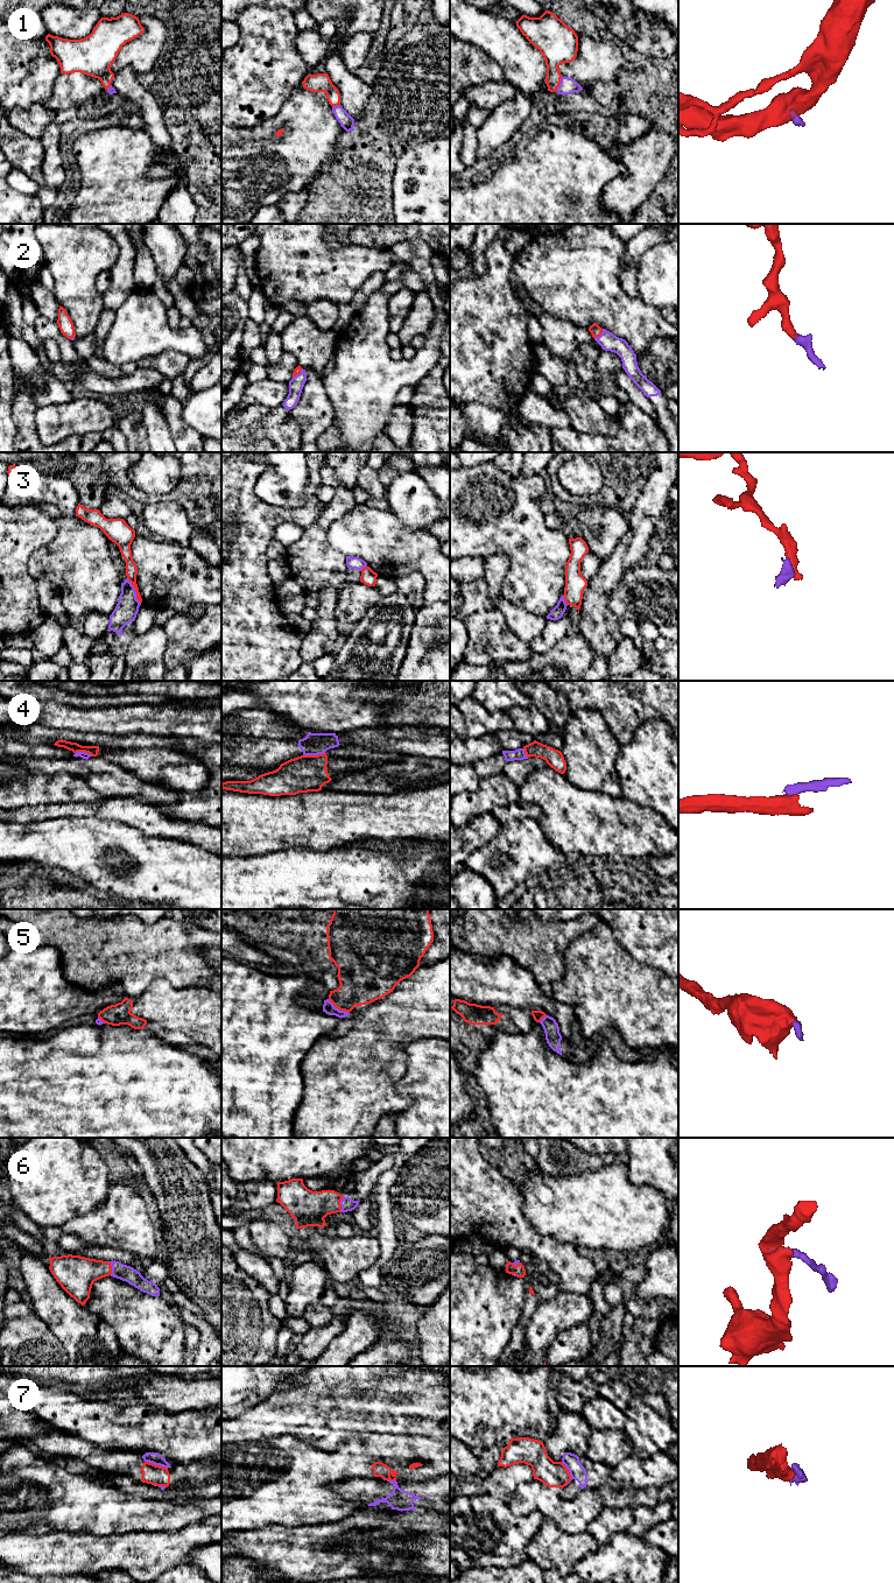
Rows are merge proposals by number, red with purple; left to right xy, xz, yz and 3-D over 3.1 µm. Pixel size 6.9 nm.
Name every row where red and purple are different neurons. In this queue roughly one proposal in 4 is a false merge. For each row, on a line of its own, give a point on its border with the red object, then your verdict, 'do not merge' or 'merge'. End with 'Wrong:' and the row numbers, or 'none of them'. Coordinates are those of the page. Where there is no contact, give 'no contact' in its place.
1: contact yz (558, 84); merge
2: contact yz (599, 335); merge
3: contact xy (135, 591); do not merge
4: contact xz (314, 755); do not merge
5: contact xz (338, 1008); merge
6: contact xz (339, 1204); merge
7: contact yz (569, 1474); do not merge
Wrong: 3, 4, 7

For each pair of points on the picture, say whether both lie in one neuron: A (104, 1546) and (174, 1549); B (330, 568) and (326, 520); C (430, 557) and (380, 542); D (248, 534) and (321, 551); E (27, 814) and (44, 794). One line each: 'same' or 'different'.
A: same
B: same
C: same
D: different
E: different

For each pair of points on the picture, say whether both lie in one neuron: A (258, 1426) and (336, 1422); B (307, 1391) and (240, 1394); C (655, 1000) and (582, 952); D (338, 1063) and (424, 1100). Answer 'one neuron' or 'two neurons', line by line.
A: one neuron
B: two neurons
C: one neuron
D: two neurons

